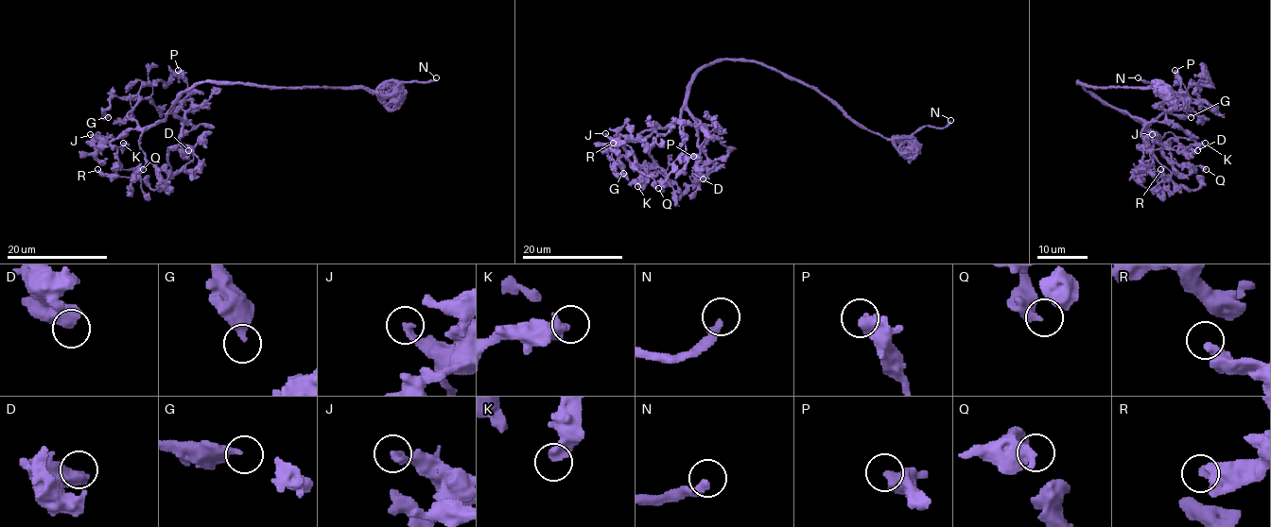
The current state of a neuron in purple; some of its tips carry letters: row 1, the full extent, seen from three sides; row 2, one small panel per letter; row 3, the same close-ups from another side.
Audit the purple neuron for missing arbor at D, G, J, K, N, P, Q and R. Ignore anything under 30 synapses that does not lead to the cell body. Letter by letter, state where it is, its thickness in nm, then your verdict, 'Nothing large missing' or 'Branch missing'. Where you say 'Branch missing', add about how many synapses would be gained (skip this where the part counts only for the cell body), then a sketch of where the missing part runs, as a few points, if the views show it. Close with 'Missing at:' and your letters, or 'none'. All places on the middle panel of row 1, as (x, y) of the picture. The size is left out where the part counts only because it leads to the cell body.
D: Place: (703, 178). Thickness 650 nm. Nothing large missing
G: Place: (623, 173). Thickness 380 nm. Nothing large missing
J: Place: (605, 133). Thickness 280 nm. Nothing large missing
K: Place: (637, 186). Thickness 480 nm. Nothing large missing
N: Place: (950, 120). Thickness 280 nm. Branch missing
P: Place: (693, 156). Thickness 600 nm. Nothing large missing
Q: Place: (658, 188). Thickness 360 nm. Nothing large missing
R: Place: (613, 143). Thickness 400 nm. Nothing large missing
Missing at: N

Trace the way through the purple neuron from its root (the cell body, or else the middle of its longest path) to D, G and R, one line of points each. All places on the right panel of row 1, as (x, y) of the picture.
D: (1078, 81), (1110, 106), (1137, 117), (1143, 123), (1141, 138), (1147, 148), (1175, 149), (1186, 153), (1197, 150)
G: (1078, 81), (1098, 98), (1126, 110), (1145, 128), (1183, 96), (1172, 95), (1163, 110), (1191, 117)
R: (1078, 81), (1145, 128), (1141, 135), (1162, 178), (1160, 169)

